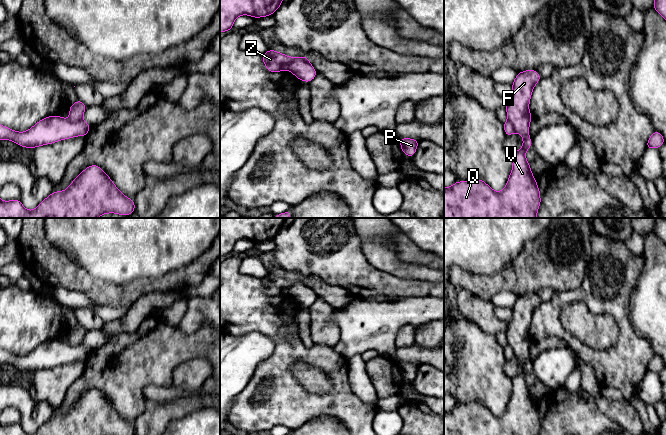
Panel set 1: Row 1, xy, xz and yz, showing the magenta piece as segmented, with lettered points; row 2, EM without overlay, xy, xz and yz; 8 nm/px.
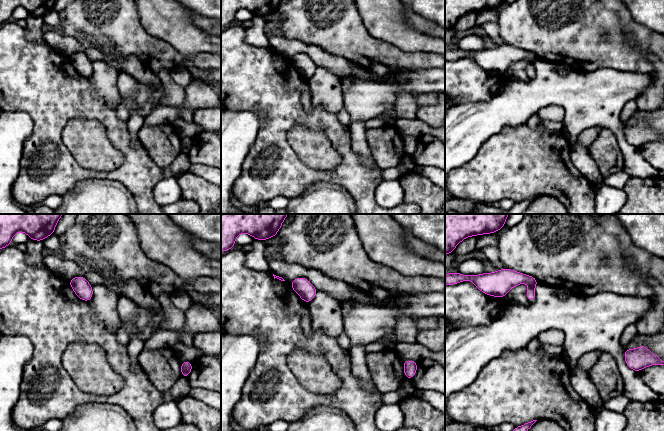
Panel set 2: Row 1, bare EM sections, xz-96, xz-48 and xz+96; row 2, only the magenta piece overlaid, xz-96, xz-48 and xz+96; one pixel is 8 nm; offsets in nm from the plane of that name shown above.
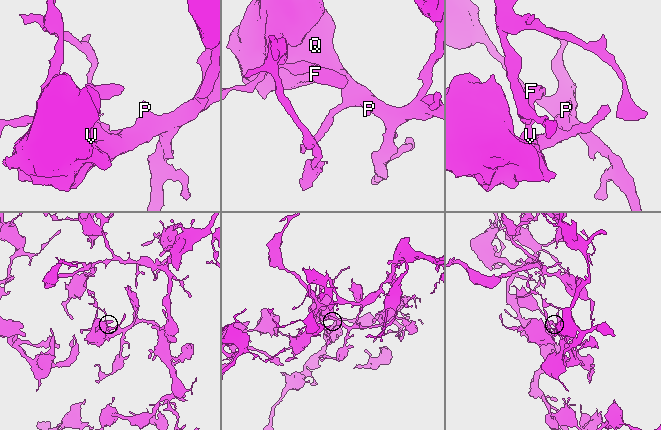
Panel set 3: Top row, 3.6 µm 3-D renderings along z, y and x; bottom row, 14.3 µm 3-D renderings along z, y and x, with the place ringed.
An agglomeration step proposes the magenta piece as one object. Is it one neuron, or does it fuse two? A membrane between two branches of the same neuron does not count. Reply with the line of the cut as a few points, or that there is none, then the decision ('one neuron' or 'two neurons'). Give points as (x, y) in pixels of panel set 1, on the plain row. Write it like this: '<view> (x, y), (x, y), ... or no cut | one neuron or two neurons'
xz (309, 287), (301, 283), (295, 283), (288, 293) | two neurons

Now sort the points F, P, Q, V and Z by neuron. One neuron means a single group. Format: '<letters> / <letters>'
F P Q V / Z

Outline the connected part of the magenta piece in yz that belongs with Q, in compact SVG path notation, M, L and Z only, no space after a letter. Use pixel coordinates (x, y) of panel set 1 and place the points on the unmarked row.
M534 293L518 296L512 307L512 320L506 326L507 342L514 350L515 356L523 362L523 370L512 379L512 395L506 411L495 416L487 407L479 402L472 406L456 405L454 409L444 412L444 435L538 435L541 428L540 414L528 387L525 377L532 372L529 350L532 339L529 327L534 310L541 304L540 298Z

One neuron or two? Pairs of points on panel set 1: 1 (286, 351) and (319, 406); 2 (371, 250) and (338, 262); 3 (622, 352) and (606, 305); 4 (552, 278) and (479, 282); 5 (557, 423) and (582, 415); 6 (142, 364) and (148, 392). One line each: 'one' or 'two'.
1: one
2: two
3: one
4: one
5: one
6: two

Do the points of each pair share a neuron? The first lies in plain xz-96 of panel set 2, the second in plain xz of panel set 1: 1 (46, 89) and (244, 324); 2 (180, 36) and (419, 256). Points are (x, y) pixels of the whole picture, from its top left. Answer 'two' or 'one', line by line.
1: one
2: two

